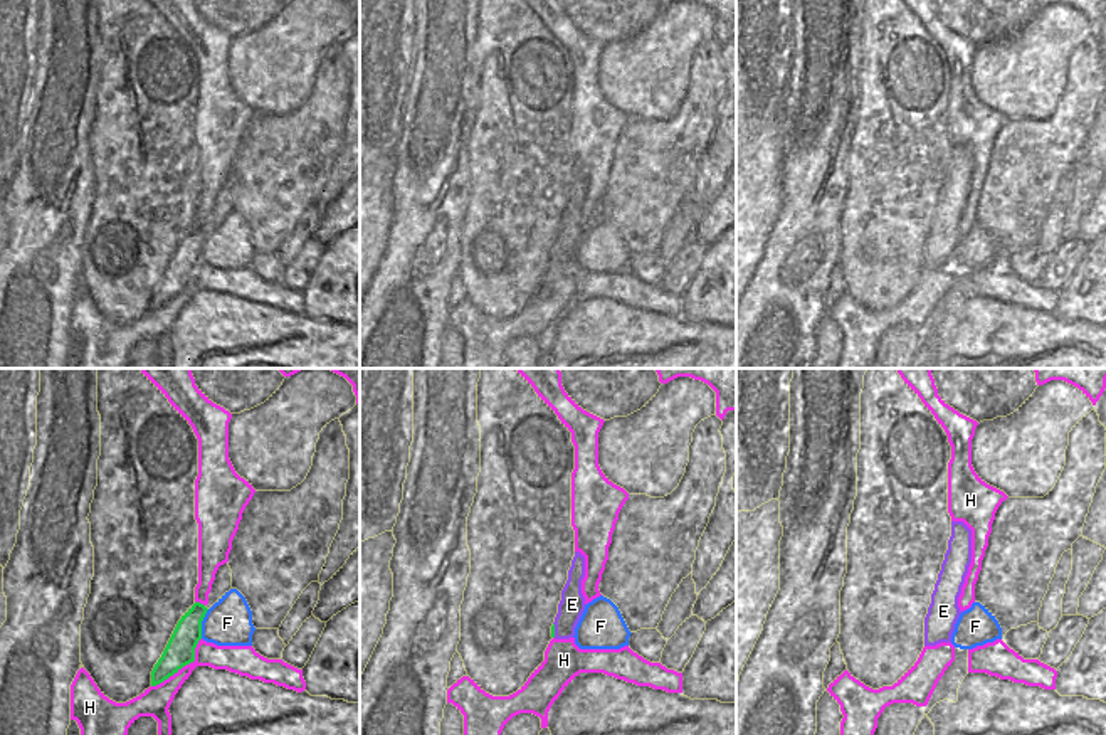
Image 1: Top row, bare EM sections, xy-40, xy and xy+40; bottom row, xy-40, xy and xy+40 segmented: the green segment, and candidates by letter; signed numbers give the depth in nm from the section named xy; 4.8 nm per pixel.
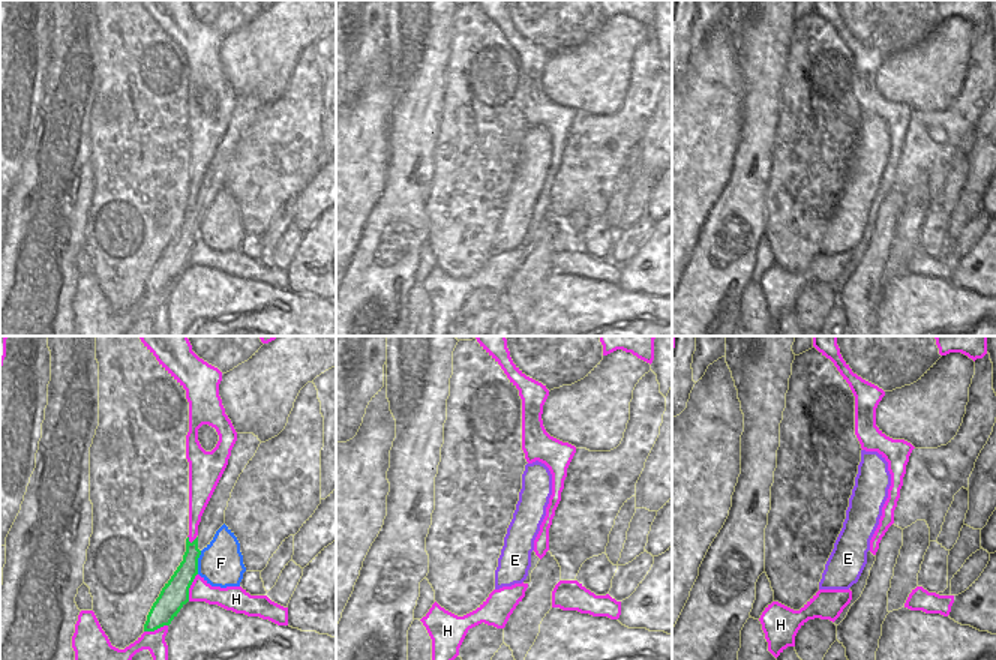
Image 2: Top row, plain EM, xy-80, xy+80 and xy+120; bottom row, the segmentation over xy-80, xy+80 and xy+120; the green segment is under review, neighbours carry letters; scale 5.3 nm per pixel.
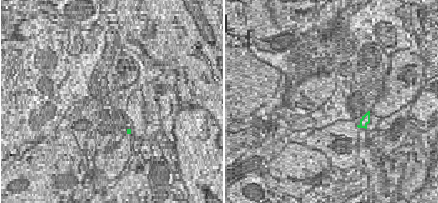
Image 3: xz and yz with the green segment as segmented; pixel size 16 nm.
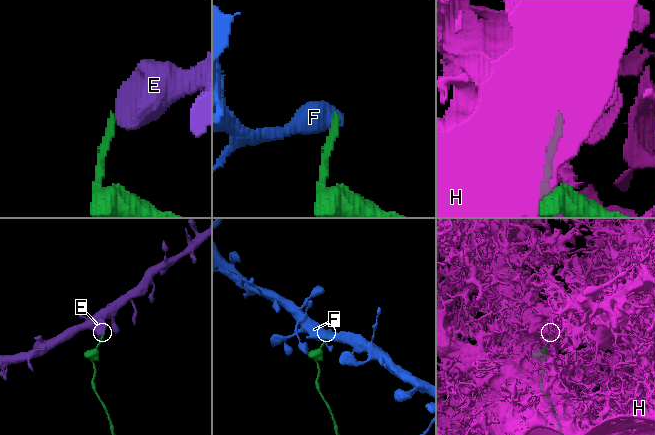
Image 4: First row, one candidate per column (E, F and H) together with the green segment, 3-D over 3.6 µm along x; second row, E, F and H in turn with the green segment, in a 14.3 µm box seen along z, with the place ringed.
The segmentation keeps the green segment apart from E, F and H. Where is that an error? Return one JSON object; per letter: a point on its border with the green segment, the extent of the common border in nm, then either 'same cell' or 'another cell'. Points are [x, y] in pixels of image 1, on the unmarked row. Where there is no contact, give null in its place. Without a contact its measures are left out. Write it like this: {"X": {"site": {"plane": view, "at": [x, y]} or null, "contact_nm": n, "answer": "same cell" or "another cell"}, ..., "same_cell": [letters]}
{"E": {"site": {"plane": "xy", "at": [553, 253]}, "contact_nm": 70, "answer": "another cell"}, "F": {"site": {"plane": "xy-40", "at": [200, 248]}, "contact_nm": 150, "answer": "another cell"}, "H": {"site": {"plane": "xy-40", "at": [184, 288]}, "contact_nm": 340, "answer": "another cell"}, "same_cell": []}

